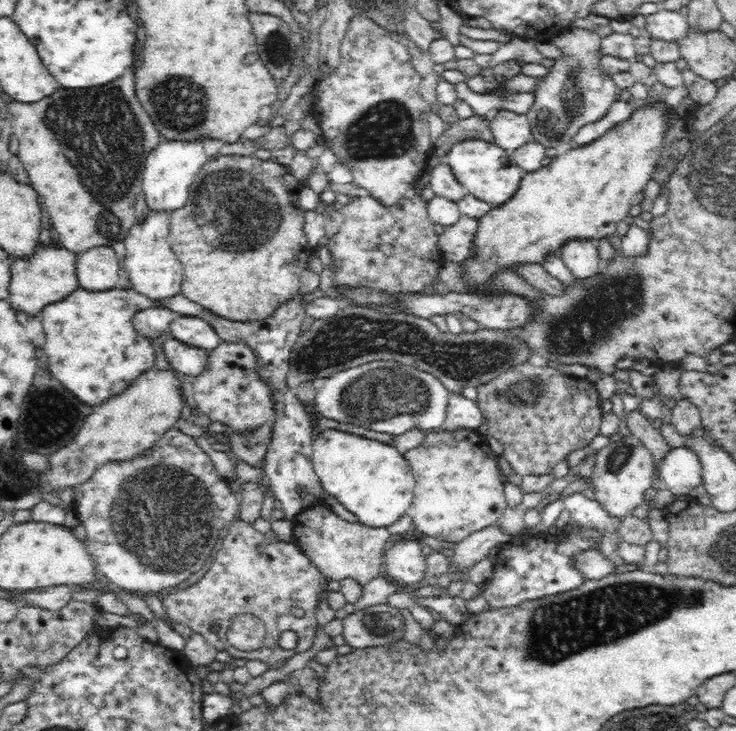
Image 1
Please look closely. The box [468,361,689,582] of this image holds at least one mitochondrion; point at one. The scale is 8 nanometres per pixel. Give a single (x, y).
(524, 394)

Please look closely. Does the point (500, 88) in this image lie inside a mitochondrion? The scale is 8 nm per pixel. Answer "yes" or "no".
no

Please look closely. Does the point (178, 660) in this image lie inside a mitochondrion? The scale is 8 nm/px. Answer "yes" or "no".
no

